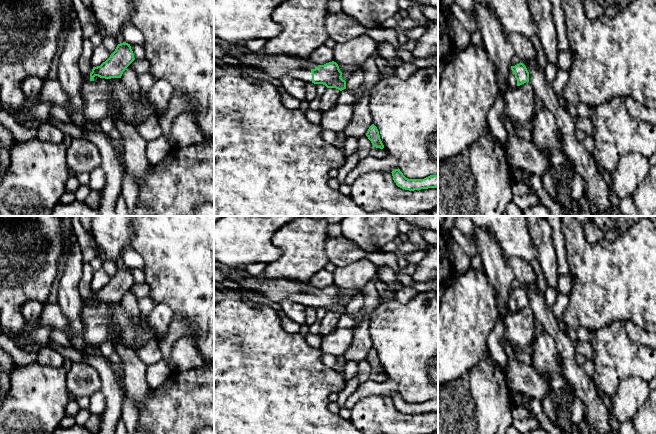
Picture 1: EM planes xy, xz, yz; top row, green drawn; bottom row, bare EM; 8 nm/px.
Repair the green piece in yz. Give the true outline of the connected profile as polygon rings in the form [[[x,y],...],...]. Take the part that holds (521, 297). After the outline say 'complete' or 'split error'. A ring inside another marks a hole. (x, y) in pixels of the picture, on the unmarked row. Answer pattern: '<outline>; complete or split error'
[[[519,287],[515,290],[511,290],[507,303],[508,313],[520,310],[526,306],[529,306],[529,296],[523,287]]]; split error

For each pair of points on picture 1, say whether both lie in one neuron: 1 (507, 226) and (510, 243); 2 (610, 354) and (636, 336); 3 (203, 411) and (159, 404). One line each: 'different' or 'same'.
1: same
2: different
3: same

